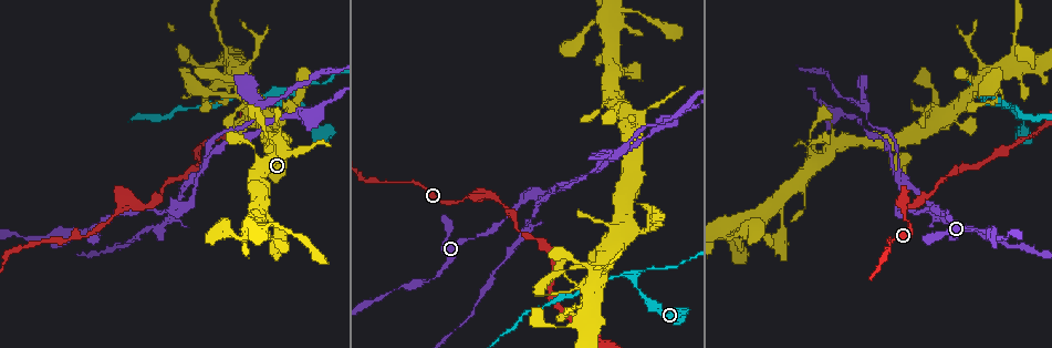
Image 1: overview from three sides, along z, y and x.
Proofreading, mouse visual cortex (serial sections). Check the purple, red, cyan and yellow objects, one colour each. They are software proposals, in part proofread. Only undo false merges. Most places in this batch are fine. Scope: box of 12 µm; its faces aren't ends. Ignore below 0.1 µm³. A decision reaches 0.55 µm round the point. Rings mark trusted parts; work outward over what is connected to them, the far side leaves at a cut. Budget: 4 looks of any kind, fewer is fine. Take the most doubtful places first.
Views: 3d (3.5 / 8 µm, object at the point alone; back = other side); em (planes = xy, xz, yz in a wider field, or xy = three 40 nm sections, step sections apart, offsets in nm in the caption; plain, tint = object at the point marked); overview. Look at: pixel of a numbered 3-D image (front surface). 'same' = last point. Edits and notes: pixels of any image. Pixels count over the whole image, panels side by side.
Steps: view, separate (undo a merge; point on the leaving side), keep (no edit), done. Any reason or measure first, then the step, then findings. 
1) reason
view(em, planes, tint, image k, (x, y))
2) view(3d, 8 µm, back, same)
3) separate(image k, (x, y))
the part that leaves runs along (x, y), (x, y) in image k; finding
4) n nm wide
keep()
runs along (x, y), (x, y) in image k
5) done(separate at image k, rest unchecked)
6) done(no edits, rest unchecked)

calibre changes
view(3d, 3.5 µm, image 1, (545, 190))

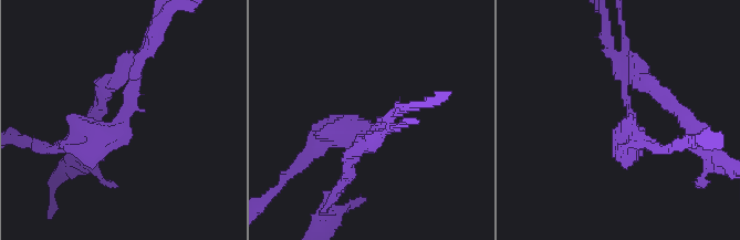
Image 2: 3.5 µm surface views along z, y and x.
3 arms; arms of 150, 200, 200 nm; need the tissue
view(em, xy, step 5, tint, image 2, (127, 113))

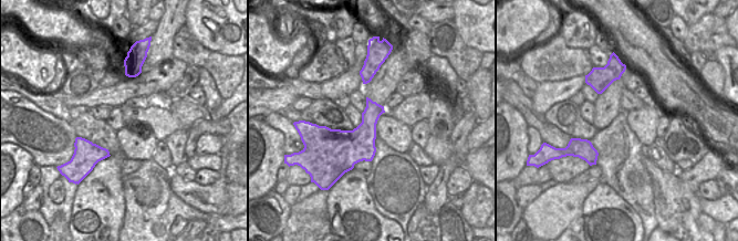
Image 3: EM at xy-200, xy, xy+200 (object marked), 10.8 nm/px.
separate(image 2, (653, 82))
the part that leaves runs along (622, 54), (624, 51), (624, 28) in image 2; a second cell is stuck on

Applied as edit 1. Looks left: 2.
sharp bend
view(3d, 3.5 µm, image 1, (278, 104))

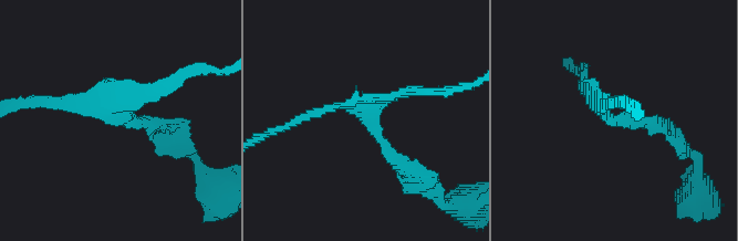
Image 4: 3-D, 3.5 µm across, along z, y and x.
need the tissue
view(em, xy, step 2, tint, image 4, (373, 121))

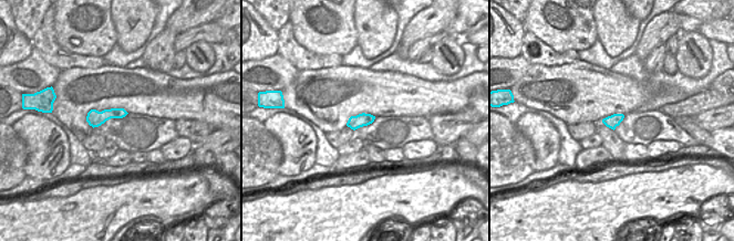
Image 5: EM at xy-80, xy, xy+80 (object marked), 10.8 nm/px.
keep()
runs along (419, 174), (351, 105), (307, 117) in image 4; one cell here

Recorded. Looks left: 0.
done(separate at image 2, rest unchecked)

